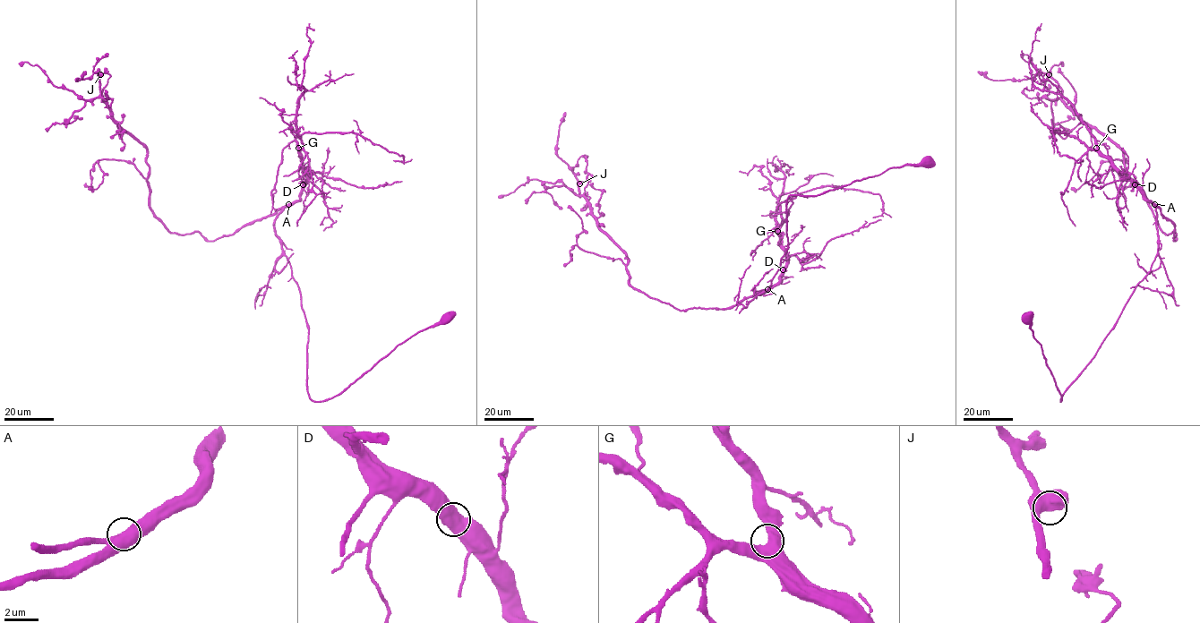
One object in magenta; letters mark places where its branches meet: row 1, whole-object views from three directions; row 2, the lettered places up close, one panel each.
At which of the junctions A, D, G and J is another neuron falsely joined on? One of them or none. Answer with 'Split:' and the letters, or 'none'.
Split: none

